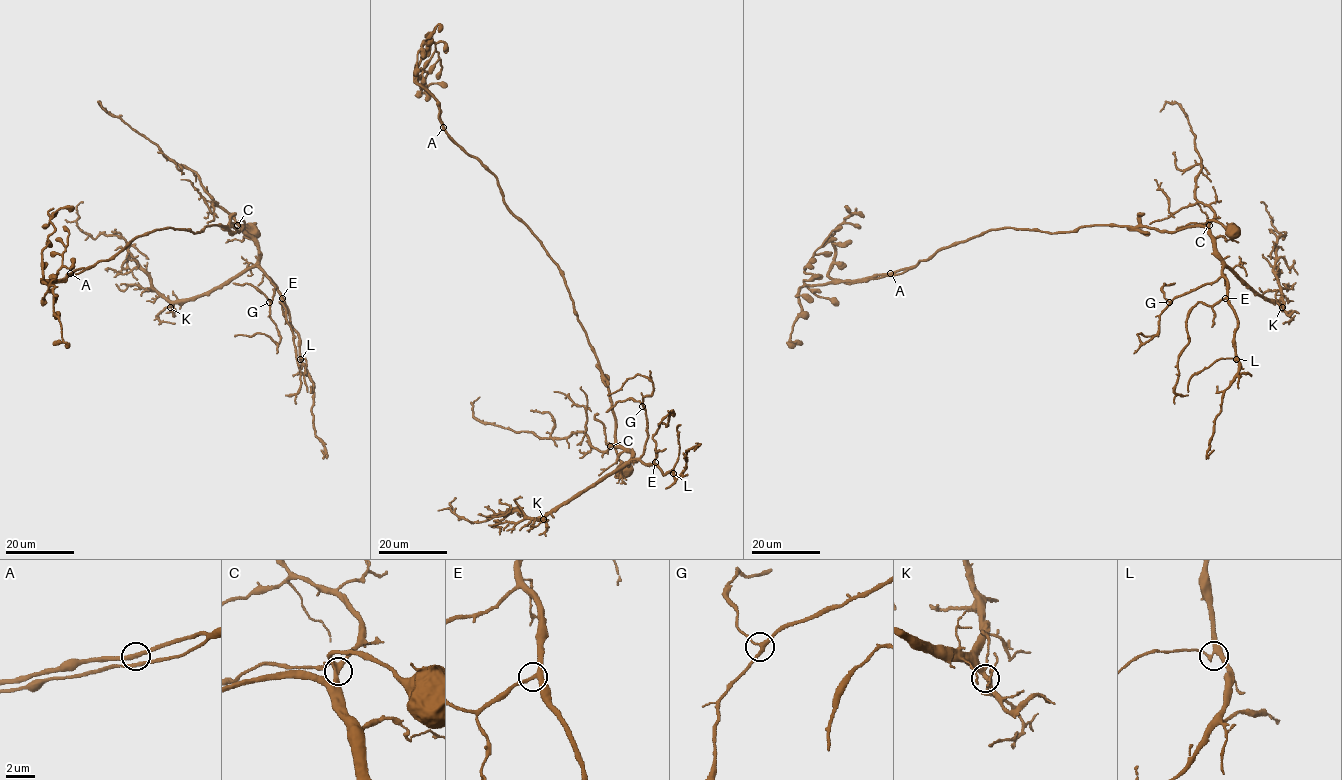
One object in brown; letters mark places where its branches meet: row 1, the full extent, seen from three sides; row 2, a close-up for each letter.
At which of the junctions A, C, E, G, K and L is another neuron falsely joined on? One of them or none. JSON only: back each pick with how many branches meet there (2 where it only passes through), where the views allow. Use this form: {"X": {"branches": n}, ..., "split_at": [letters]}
{"split_at": []}

